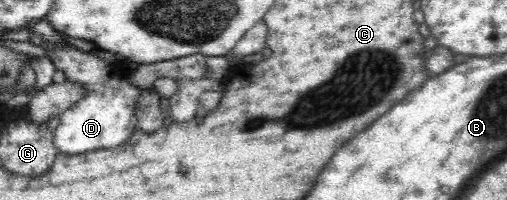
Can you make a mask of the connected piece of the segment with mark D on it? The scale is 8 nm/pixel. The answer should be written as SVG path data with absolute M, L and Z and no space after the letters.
M71 45L60 46L59 48L49 47L47 49L47 58L56 71L64 73L66 83L79 85L83 89L82 97L78 98L78 101L75 101L59 115L60 123L53 131L54 145L59 152L72 155L96 151L97 149L112 149L128 141L134 135L134 131L139 129L136 105L138 105L138 99L140 99L143 89L130 82L131 69L124 65L123 62L106 62L106 60L100 58L98 54L94 54L92 51L83 51Z

